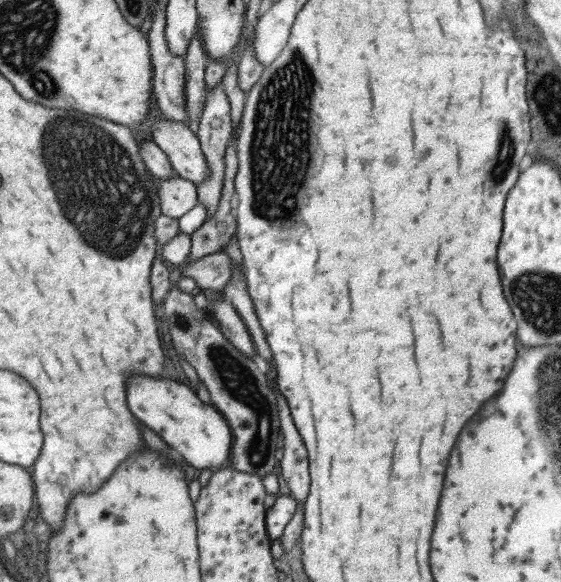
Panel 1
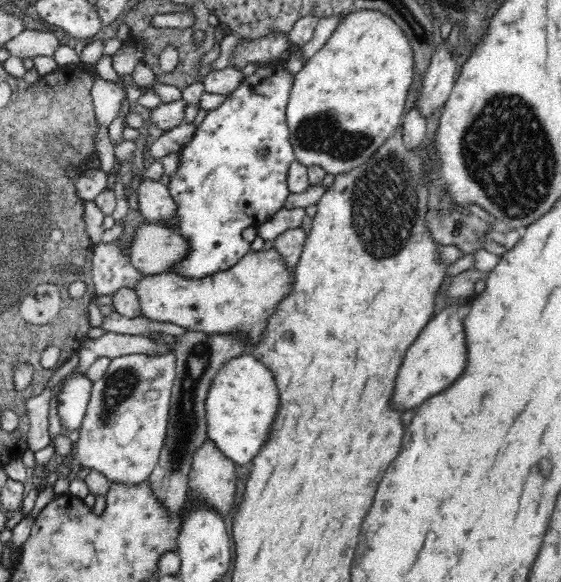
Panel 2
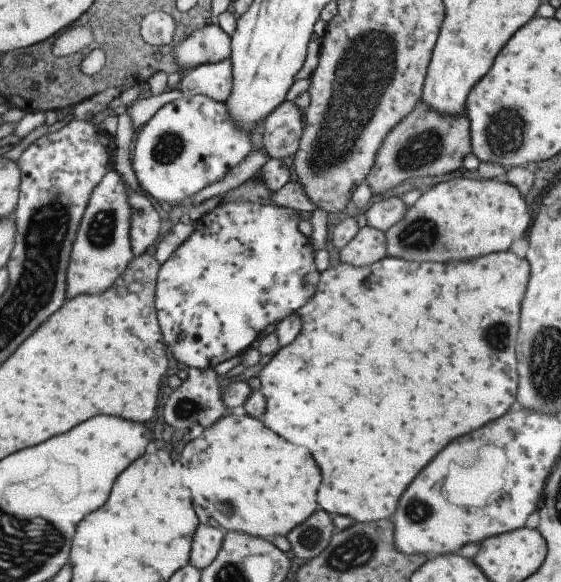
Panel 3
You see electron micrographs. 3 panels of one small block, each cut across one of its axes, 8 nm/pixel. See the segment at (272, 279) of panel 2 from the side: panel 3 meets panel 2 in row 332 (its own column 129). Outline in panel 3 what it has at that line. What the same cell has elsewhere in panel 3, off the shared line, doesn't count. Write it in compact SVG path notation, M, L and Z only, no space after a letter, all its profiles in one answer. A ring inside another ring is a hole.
M113 169L107 171L104 177L90 192L81 220L79 221L71 248L69 262L66 268L65 298L72 299L81 294L98 295L114 284L114 280L121 276L127 264L134 257L129 240L130 206L128 195L123 186L123 178Z

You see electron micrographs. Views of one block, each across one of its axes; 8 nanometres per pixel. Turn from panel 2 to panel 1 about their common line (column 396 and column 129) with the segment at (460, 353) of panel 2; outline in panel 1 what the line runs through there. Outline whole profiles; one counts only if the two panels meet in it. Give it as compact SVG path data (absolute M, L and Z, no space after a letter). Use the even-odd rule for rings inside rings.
M131 376L125 384L125 398L129 412L151 428L189 466L199 471L210 468L213 472L228 464L233 436L225 419L212 404L199 401L195 392L186 385L167 378Z

